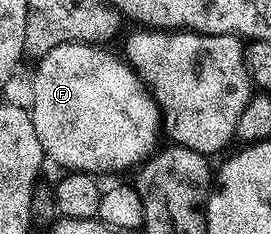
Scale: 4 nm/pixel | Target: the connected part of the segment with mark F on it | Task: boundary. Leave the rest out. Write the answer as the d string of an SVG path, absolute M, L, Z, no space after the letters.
M63 43L58 49L39 56L36 72L32 75L32 103L30 114L34 121L34 133L42 145L45 156L68 171L124 171L135 168L157 150L156 134L162 131L159 108L151 98L151 92L127 62L122 63L103 46L91 43Z

